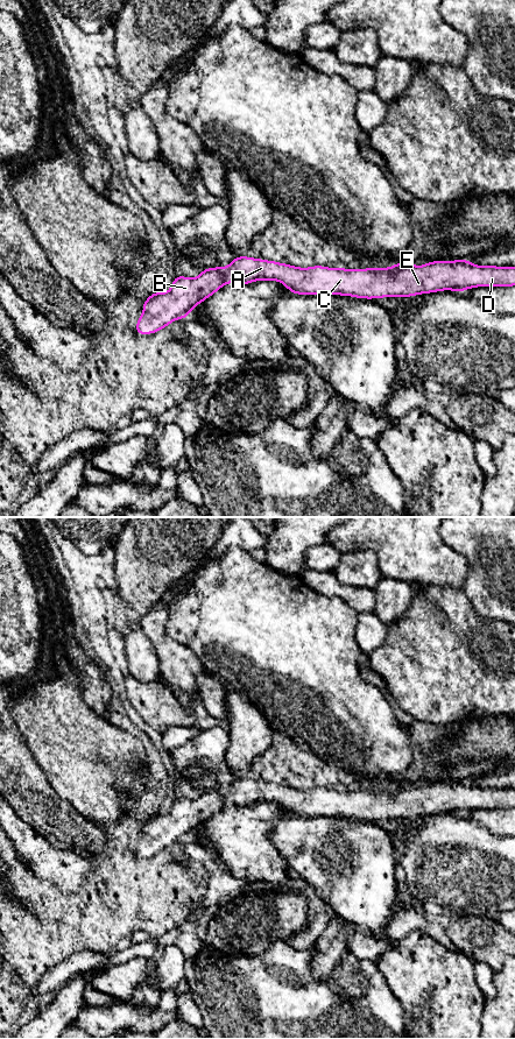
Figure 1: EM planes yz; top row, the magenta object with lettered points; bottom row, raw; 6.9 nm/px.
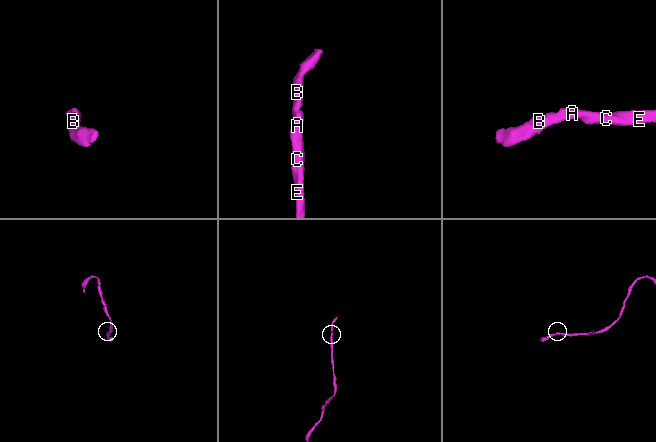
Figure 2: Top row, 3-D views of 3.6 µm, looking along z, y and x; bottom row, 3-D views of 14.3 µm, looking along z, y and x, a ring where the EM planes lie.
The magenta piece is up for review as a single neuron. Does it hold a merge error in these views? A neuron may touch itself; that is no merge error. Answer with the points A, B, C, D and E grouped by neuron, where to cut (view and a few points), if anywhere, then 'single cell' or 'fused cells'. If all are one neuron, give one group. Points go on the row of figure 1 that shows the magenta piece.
A B C D E | no cut | single cell

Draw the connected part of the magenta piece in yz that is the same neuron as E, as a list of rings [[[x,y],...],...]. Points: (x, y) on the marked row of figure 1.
[[[235,256],[226,267],[203,269],[196,278],[175,276],[168,292],[151,292],[143,301],[143,313],[136,321],[137,334],[153,334],[176,319],[185,319],[191,310],[203,301],[220,290],[225,283],[245,285],[255,281],[278,281],[291,294],[297,295],[340,295],[355,298],[383,298],[383,297],[411,297],[415,295],[431,294],[443,290],[461,292],[477,287],[513,287],[515,285],[515,267],[481,267],[461,259],[456,261],[430,261],[424,266],[412,266],[409,262],[400,262],[390,268],[343,269],[313,266],[309,268],[294,267],[276,261],[267,261],[248,256]]]

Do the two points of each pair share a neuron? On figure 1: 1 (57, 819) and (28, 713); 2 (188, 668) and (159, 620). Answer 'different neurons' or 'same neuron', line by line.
1: different neurons
2: same neuron

